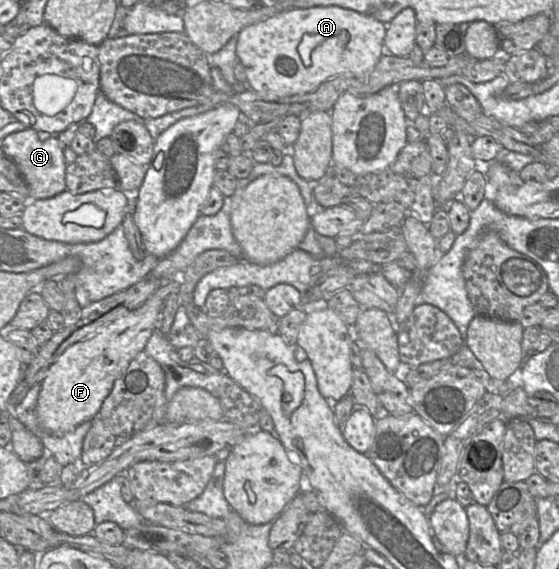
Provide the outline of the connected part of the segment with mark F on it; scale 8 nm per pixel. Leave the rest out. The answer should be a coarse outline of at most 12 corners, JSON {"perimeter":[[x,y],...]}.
{"perimeter":[[155,292],[68,347],[40,383],[55,435],[90,422],[159,329]]}

